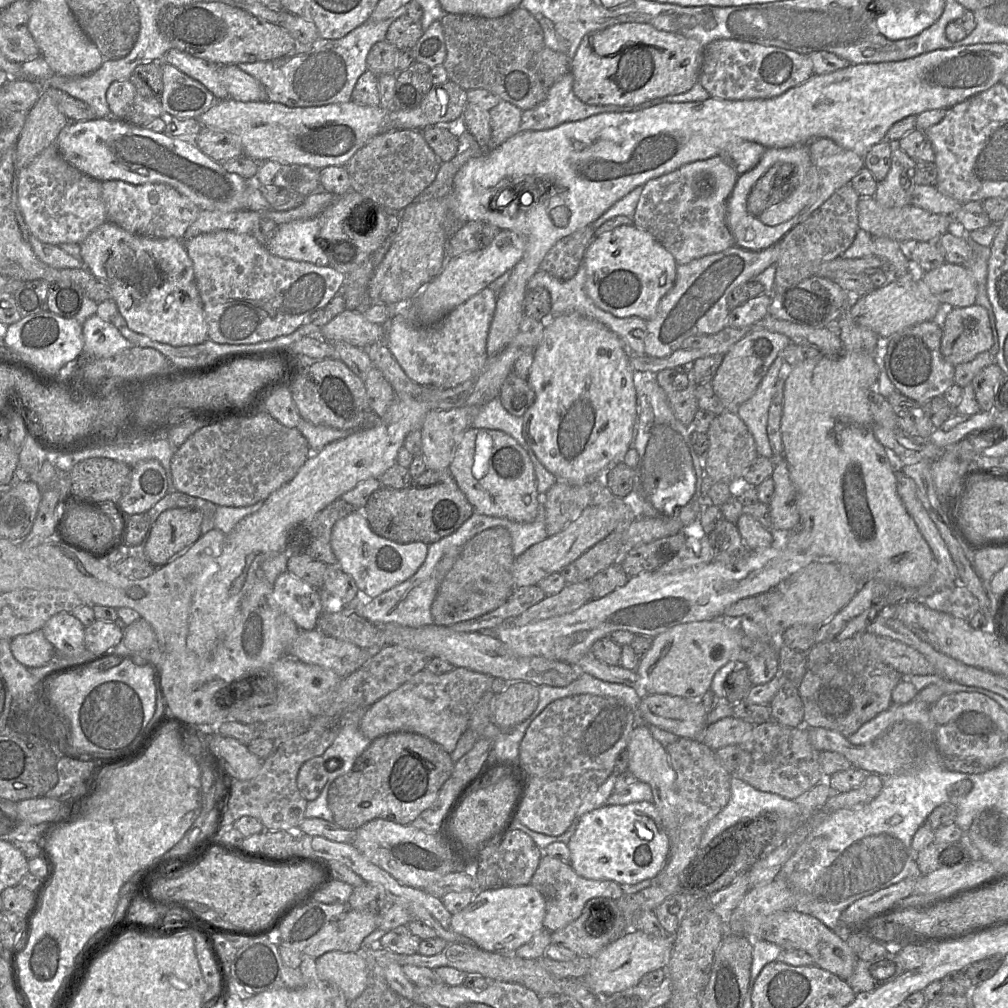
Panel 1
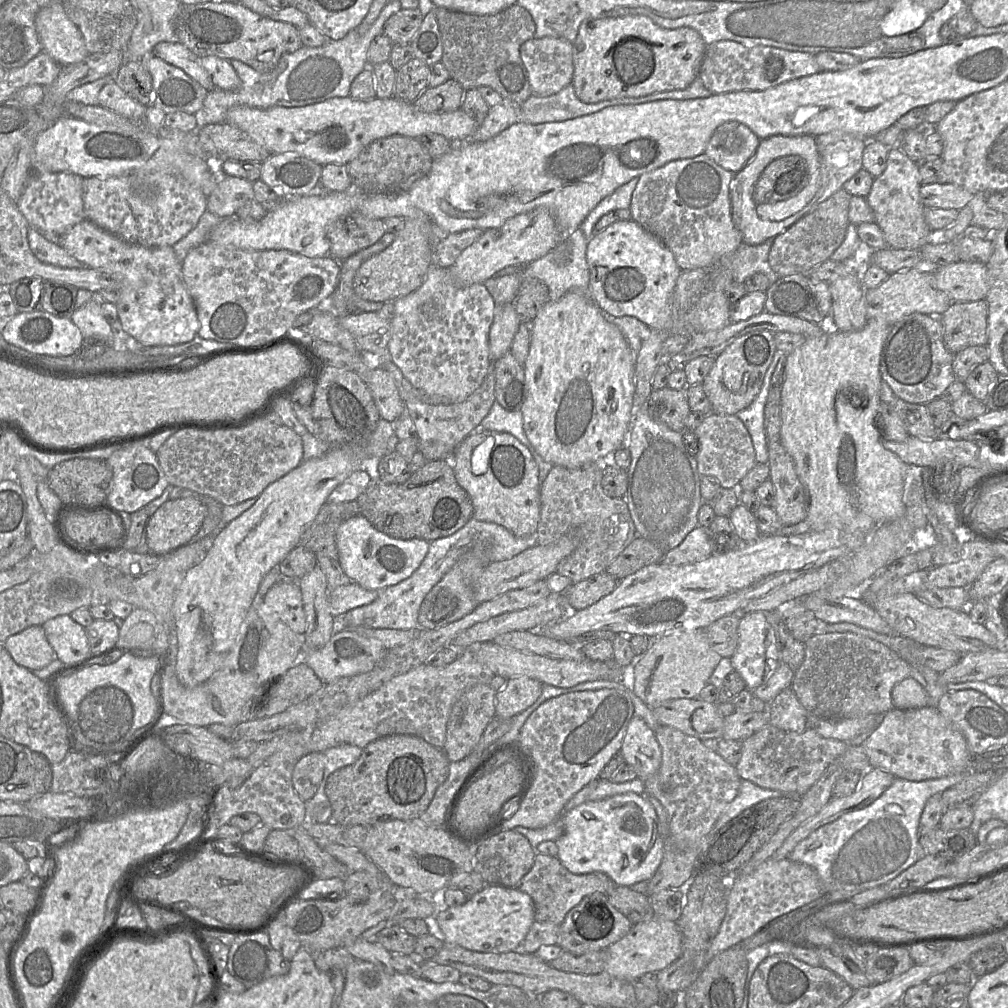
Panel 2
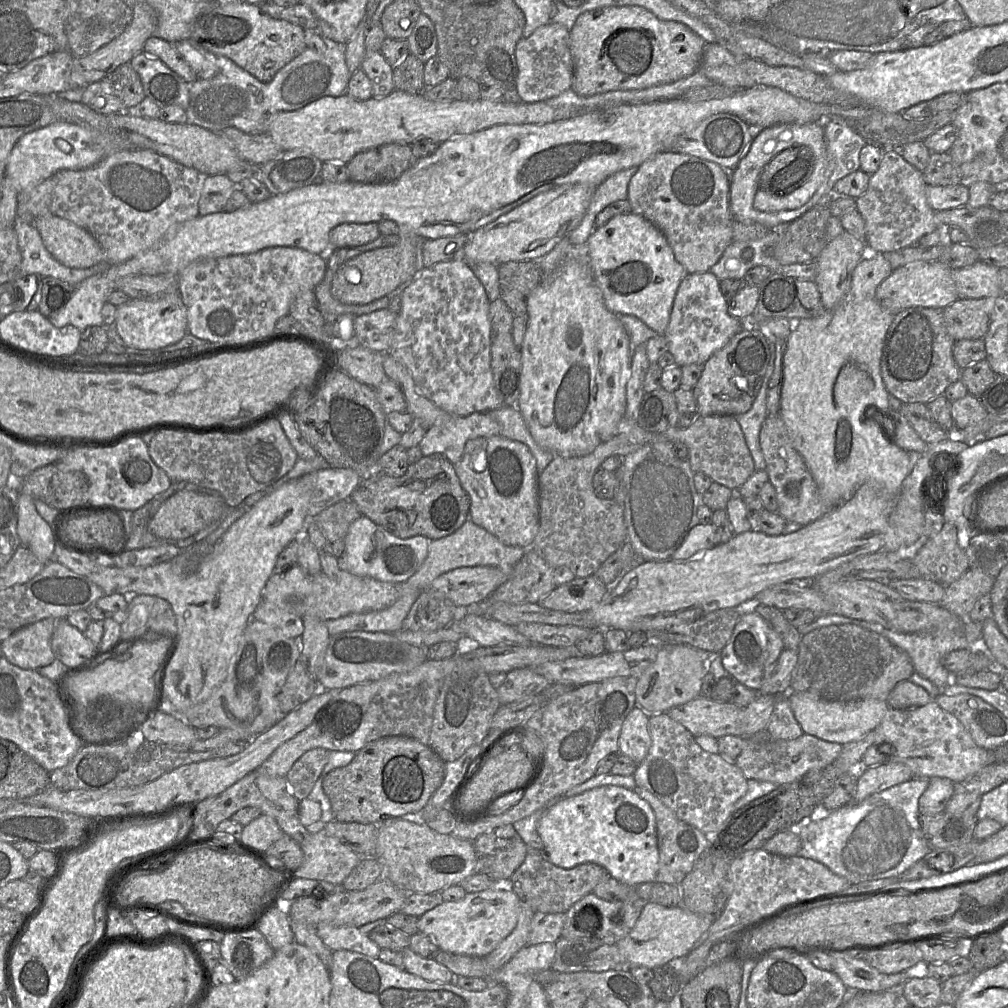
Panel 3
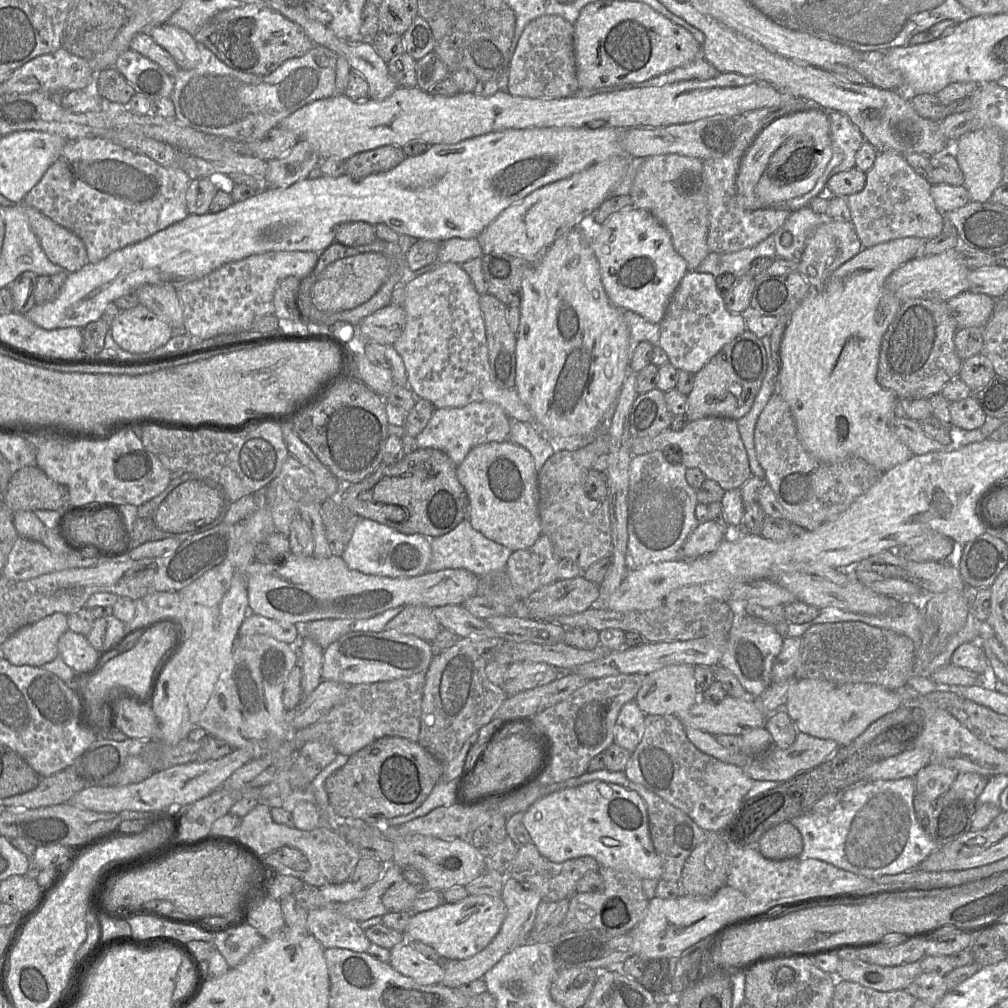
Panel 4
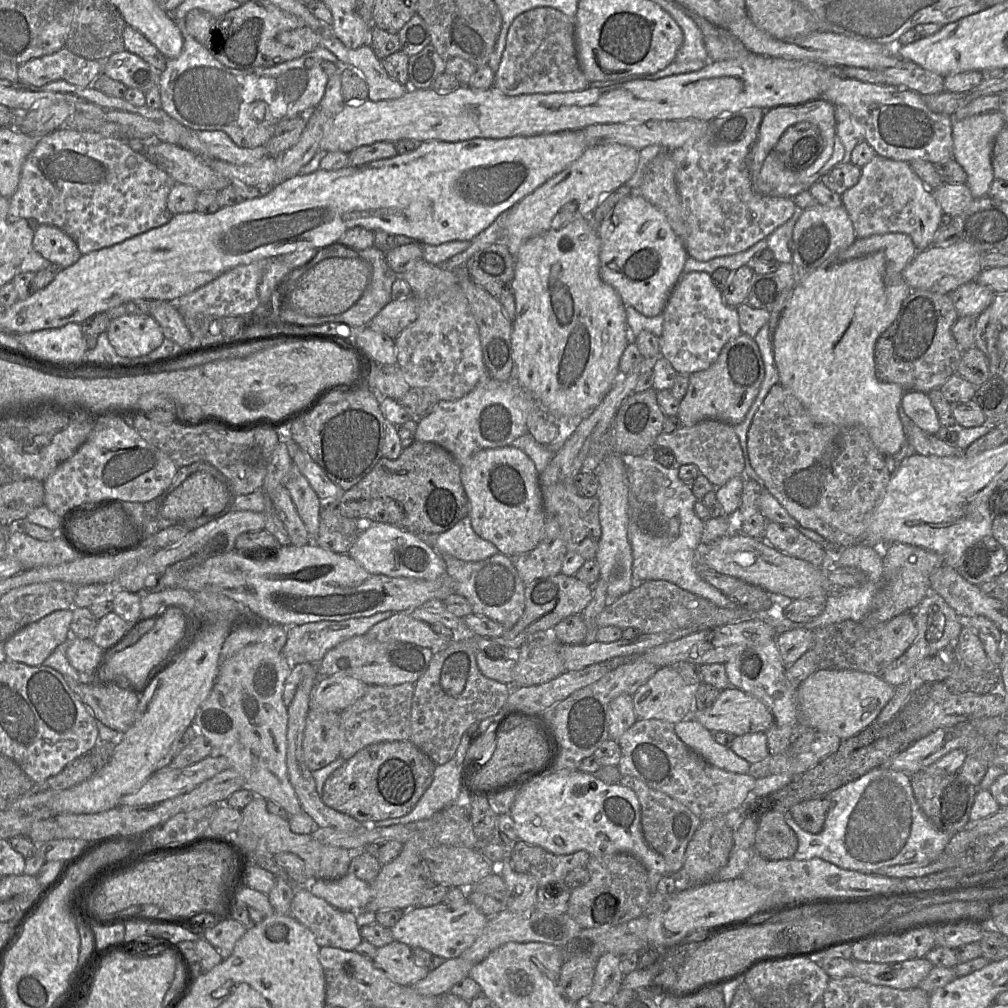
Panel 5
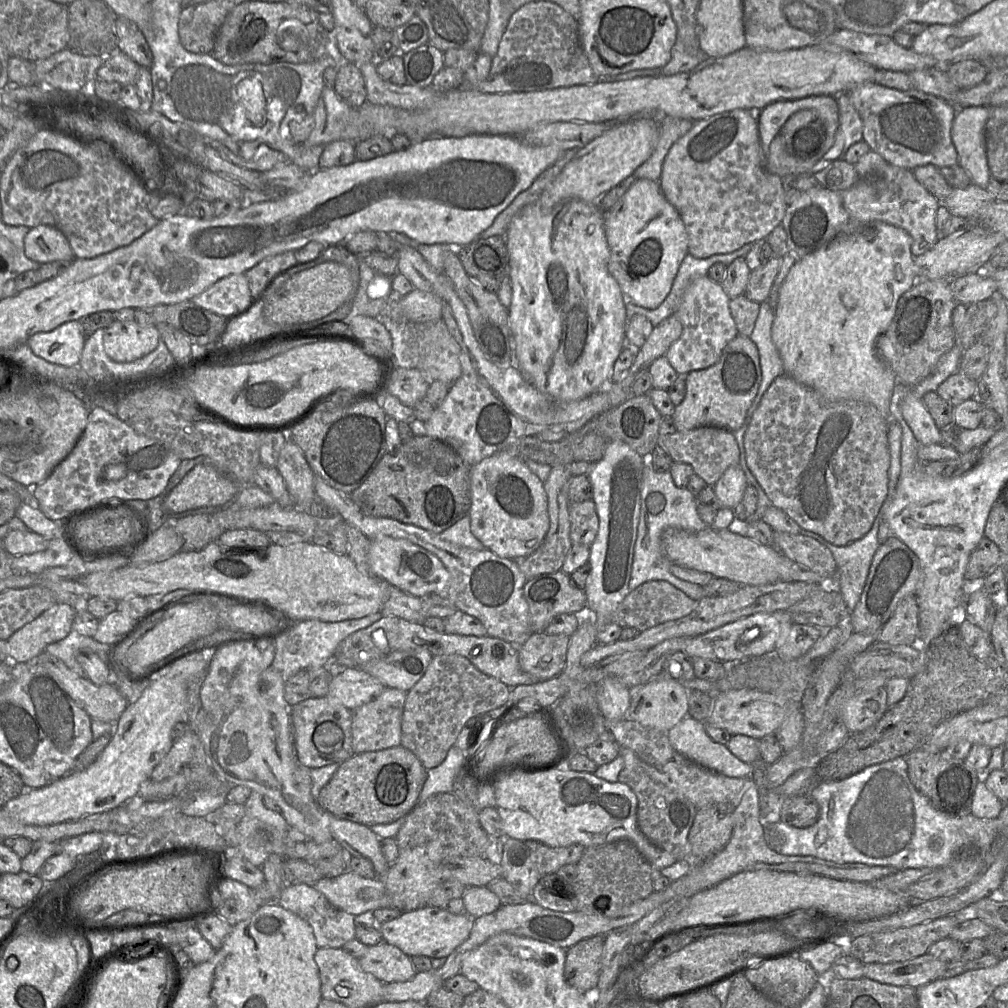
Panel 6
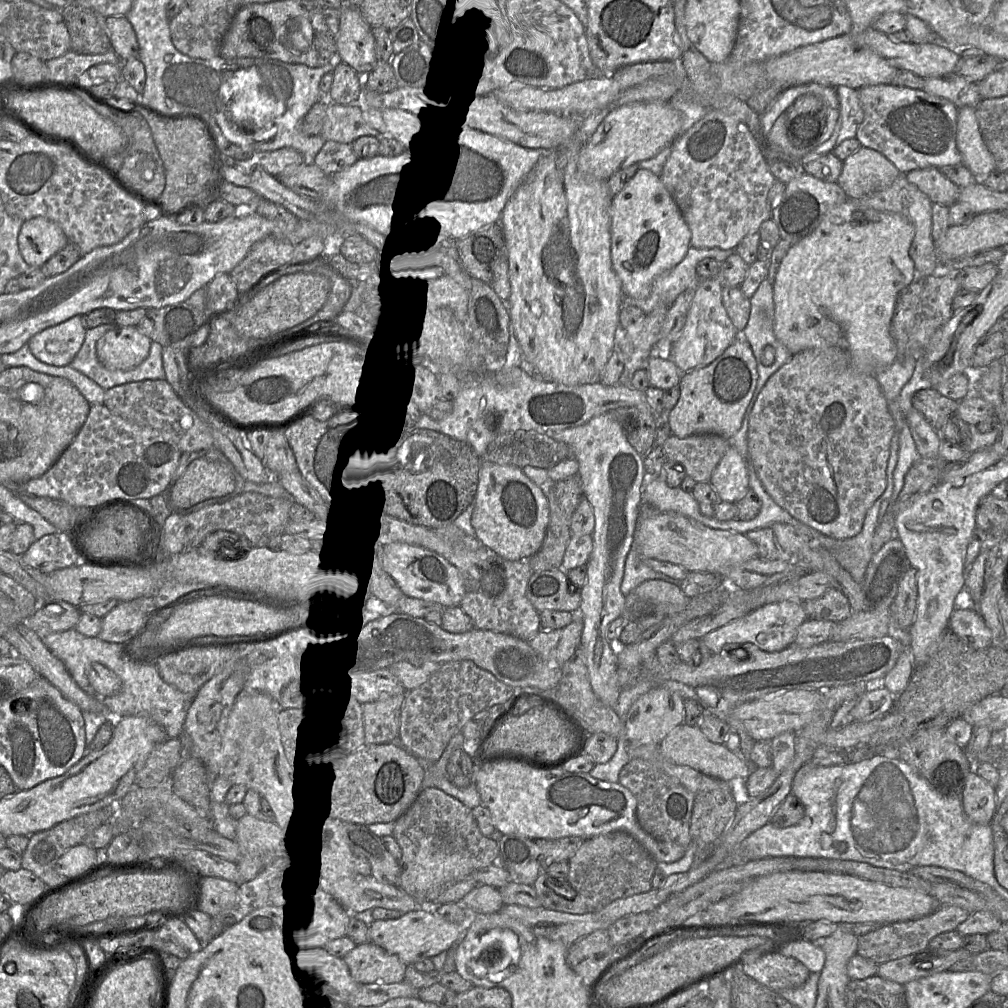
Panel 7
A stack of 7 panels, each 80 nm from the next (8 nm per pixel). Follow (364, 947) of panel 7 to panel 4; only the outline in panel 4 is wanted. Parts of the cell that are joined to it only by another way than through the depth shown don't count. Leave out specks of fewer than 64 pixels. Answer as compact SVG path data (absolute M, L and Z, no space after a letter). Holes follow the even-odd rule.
M409 941L390 949L389 964L420 985L441 984L444 977L444 968L437 962L424 960Z

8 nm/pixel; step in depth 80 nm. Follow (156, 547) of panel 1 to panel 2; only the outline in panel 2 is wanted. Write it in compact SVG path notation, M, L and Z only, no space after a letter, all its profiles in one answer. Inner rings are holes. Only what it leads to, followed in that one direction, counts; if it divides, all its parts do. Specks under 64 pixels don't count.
M193 497L165 502L146 524L148 549L157 555L168 555L188 544L200 530L207 512L207 507Z

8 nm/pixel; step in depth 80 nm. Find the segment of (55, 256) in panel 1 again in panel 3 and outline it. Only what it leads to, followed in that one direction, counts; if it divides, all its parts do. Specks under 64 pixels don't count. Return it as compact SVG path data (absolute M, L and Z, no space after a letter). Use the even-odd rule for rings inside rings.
M17 216L13 228L22 256L19 275L34 274L40 277L54 277L76 286L86 278L102 273L112 265L100 263L83 269L69 268L56 260L47 250L38 230L30 221Z

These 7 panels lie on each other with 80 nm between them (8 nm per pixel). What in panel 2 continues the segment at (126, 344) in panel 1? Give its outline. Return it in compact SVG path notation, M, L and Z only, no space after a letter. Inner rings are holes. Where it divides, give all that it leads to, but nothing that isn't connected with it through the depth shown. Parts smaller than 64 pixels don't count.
M95 294L94 299L75 310L70 319L80 329L84 338L100 338L110 347L112 327L103 316L101 303Z

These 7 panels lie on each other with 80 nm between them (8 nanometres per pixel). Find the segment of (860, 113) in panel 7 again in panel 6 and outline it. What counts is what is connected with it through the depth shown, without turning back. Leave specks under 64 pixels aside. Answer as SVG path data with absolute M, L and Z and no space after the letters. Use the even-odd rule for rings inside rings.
M848 92L837 96L839 106L839 128L837 129L832 147L811 169L815 173L827 167L831 162L843 159L848 148L863 140L863 120L851 102Z

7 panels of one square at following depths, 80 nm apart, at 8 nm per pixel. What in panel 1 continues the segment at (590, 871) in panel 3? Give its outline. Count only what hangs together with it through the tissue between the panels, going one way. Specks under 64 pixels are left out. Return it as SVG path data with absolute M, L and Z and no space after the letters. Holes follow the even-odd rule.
M542 855L539 865L530 881L545 900L544 928L554 932L577 919L585 904L593 898L609 898L614 901L623 895L620 884L611 880L587 879L578 875L570 864L565 864L557 858Z

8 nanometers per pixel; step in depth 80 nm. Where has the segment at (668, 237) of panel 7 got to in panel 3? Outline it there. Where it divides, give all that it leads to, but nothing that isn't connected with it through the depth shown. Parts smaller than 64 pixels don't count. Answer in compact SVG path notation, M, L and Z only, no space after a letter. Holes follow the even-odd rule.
M619 214L603 226L595 227L586 242L586 250L606 307L617 315L634 315L663 335L678 287L687 274L664 233L639 214Z

